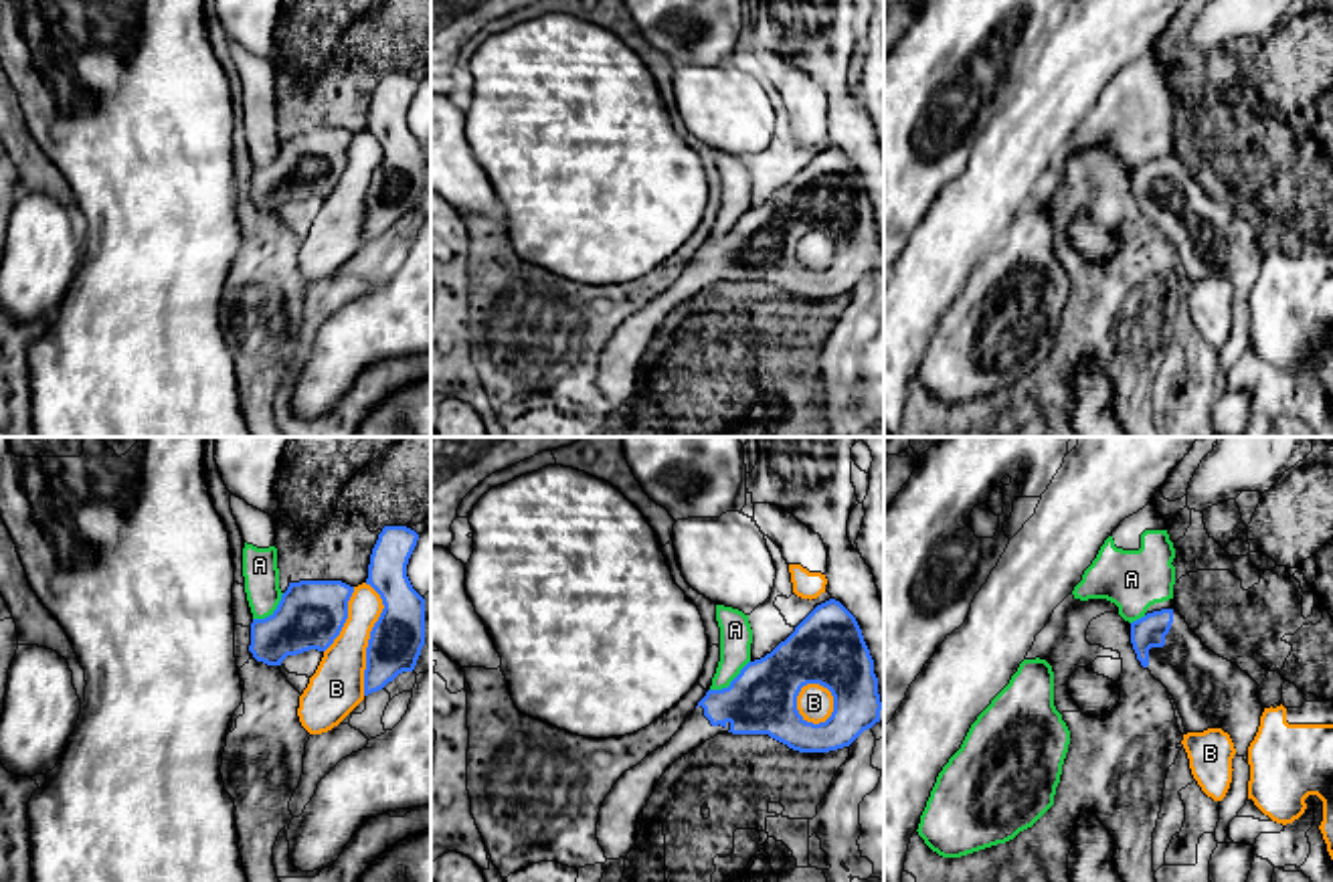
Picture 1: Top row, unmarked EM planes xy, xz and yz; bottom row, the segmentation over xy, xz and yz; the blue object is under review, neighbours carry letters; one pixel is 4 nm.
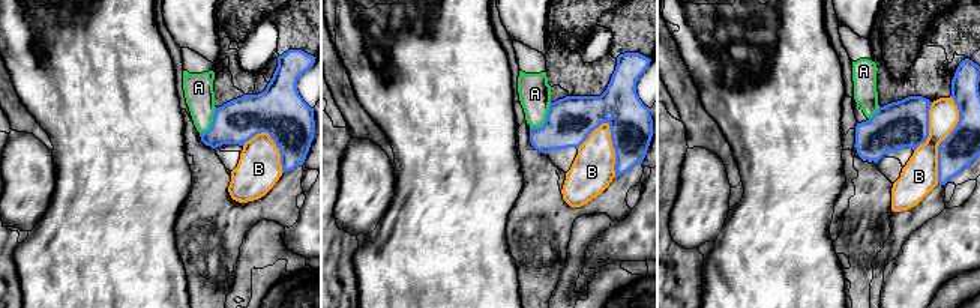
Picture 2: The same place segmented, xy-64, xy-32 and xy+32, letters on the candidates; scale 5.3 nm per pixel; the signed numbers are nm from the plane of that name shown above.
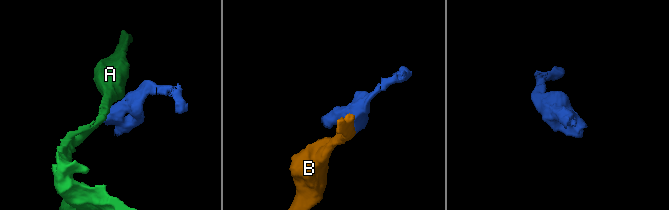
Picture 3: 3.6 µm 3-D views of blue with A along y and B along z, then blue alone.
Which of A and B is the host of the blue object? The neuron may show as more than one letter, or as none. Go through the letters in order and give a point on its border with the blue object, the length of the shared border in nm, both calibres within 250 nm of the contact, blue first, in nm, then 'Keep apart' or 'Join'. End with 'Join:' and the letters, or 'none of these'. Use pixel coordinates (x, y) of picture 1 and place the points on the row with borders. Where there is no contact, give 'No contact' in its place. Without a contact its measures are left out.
A: Touches blue at xz (731, 682). Shared border 200 nm. Thickness 280 nm (blue) against 130 nm. Keep apart
B: Touches blue at xy (369, 640). Shared border 440 nm. Thickness 220 nm (blue) against 220 nm. Keep apart
Join: none of these

